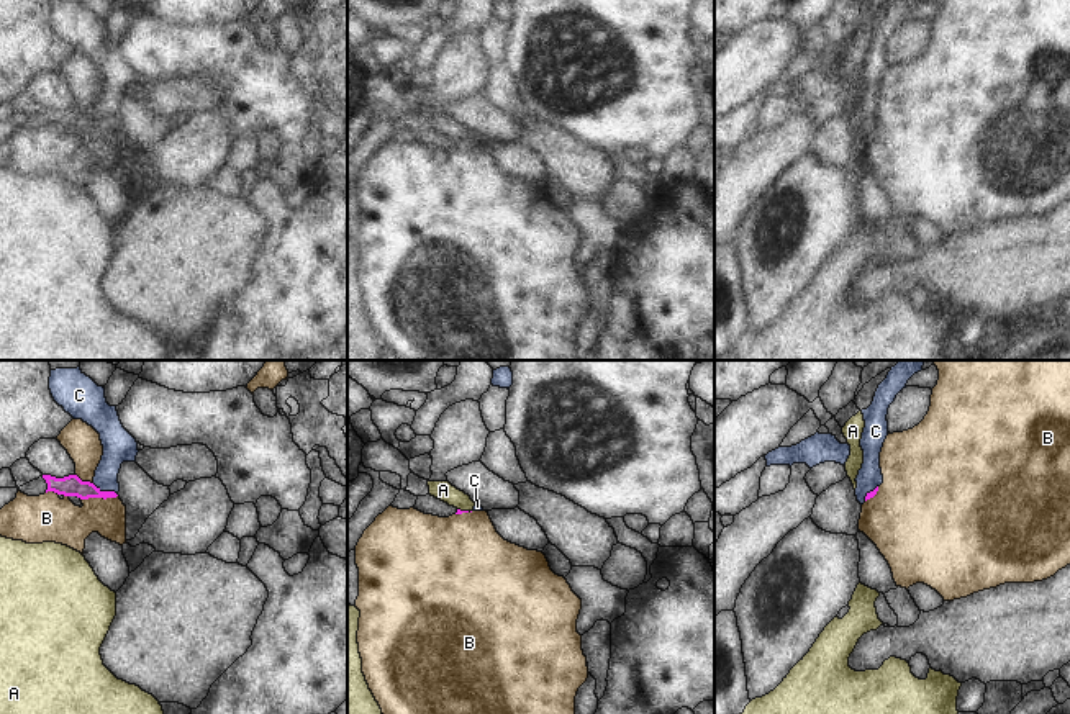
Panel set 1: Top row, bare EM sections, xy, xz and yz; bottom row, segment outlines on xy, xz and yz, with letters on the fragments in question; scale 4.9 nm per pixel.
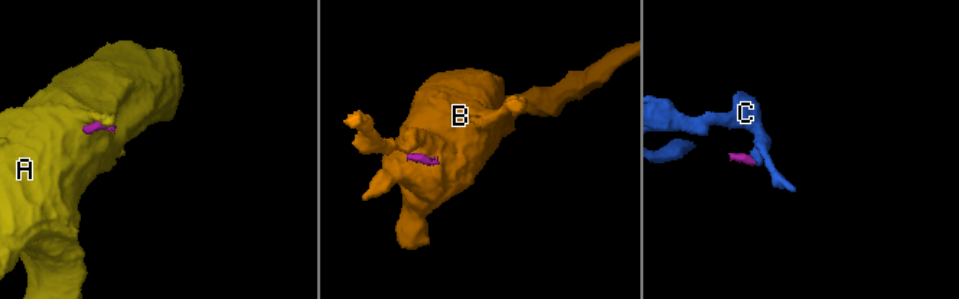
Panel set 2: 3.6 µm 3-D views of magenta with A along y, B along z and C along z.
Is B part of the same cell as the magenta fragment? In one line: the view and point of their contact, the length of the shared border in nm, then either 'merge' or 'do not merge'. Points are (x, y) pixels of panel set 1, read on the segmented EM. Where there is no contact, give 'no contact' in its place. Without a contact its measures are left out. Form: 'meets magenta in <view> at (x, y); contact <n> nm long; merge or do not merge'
meets magenta in xy at (99, 497); contact 190 nm long; do not merge

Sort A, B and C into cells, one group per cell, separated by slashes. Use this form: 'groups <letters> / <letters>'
groups A / B / C

